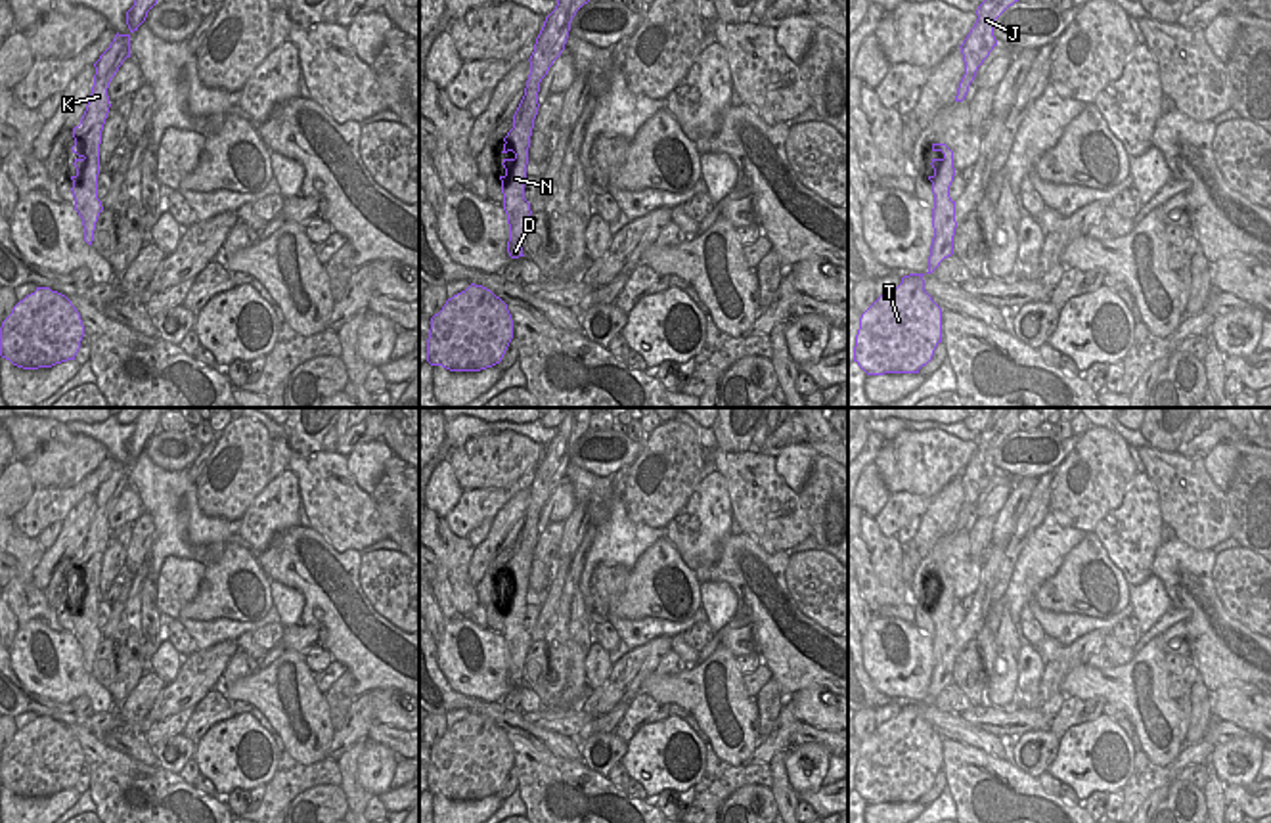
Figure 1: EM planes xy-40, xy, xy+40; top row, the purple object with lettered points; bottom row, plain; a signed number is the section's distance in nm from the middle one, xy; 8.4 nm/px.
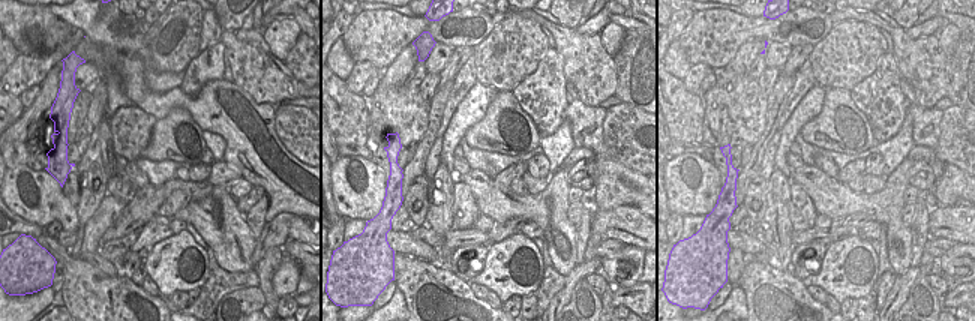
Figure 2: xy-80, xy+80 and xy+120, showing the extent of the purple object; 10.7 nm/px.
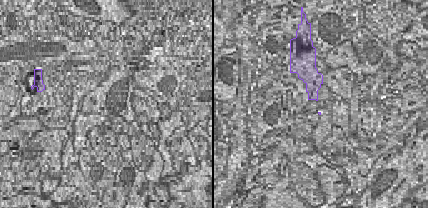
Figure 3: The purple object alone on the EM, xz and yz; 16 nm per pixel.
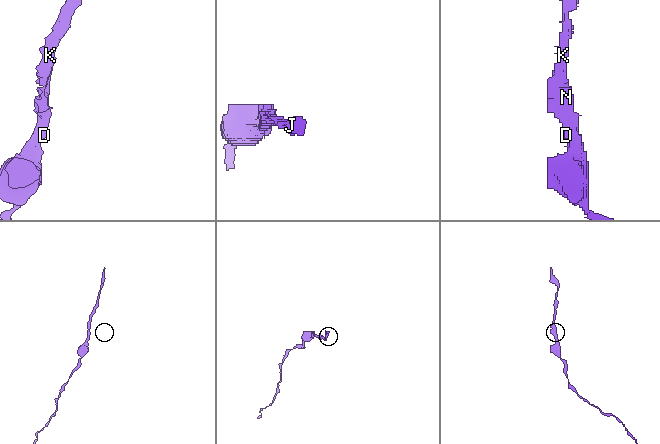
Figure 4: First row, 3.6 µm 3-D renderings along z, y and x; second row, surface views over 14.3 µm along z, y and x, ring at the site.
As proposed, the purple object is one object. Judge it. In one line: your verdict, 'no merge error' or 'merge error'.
no merge error

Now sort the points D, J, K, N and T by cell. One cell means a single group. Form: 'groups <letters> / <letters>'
groups D J K N T

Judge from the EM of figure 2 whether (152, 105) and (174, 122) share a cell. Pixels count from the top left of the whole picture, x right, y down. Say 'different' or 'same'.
different

